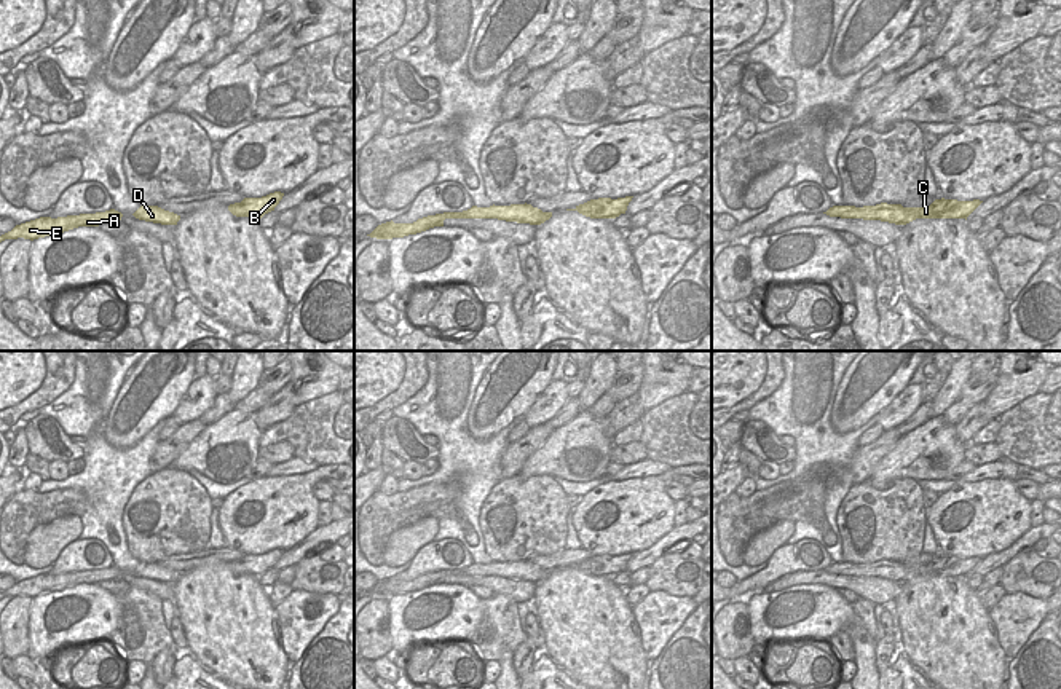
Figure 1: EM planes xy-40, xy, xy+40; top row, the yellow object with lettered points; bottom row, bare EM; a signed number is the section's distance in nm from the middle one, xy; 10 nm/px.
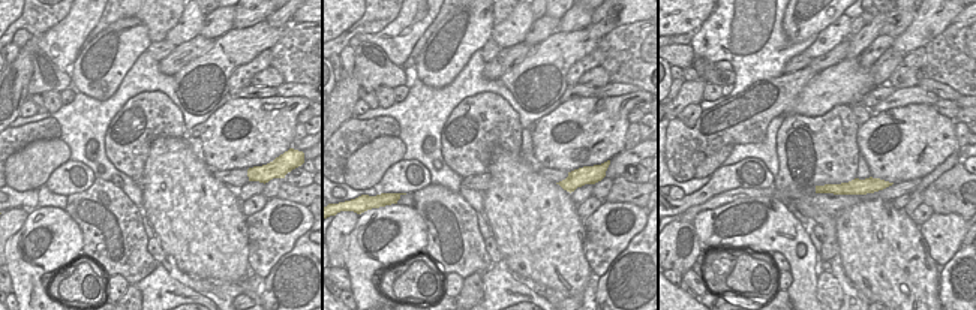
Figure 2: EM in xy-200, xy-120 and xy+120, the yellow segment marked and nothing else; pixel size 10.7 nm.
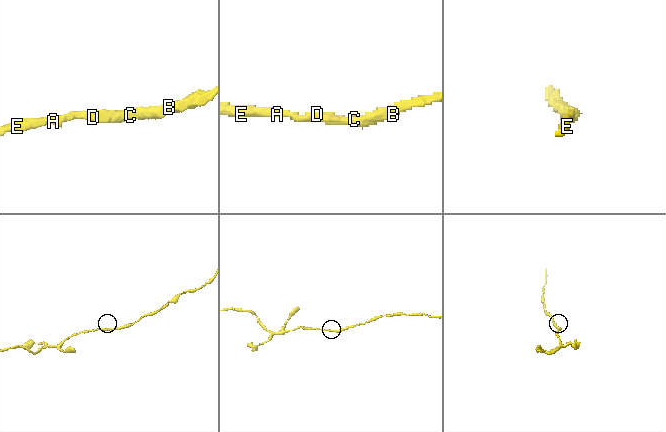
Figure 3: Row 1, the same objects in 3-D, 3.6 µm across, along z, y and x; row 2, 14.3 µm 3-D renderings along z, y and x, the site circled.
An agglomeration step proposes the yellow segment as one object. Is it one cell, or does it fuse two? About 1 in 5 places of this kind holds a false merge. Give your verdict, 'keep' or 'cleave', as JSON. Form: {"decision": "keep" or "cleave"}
{"decision": "keep"}

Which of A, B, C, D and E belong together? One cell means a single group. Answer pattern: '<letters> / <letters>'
A B C D E

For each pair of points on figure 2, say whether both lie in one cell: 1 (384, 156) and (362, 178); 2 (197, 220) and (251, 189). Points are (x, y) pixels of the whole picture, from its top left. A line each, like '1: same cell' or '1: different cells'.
1: same cell
2: different cells

